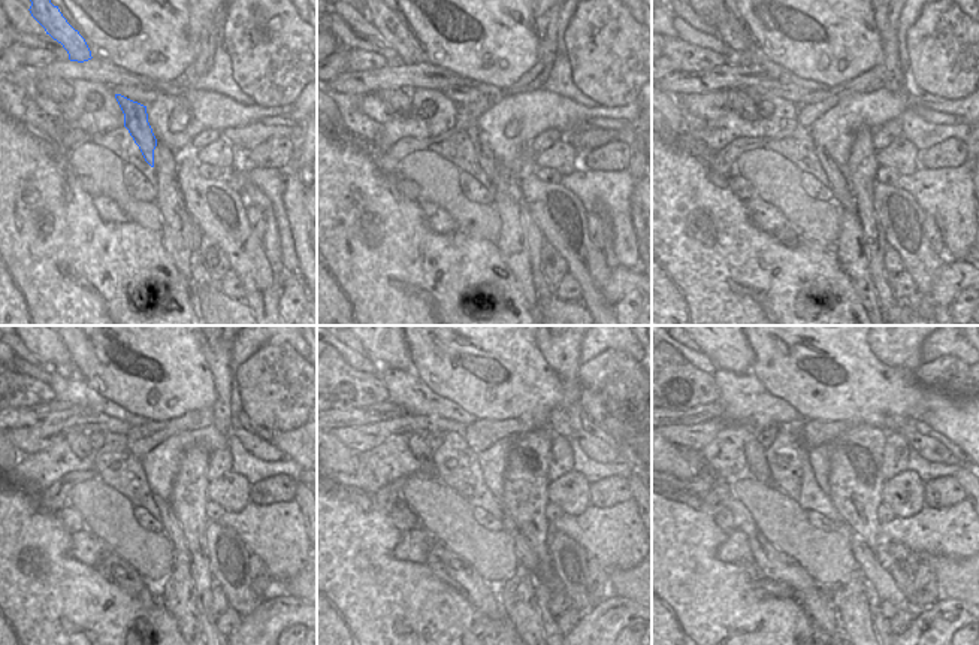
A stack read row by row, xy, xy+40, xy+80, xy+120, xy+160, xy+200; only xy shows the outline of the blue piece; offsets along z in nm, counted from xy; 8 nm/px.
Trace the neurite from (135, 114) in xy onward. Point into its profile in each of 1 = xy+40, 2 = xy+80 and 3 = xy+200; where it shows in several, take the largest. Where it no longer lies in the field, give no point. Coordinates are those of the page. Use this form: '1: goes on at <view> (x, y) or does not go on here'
1: goes on at xy+40 (489, 163)
2: goes on at xy+80 (839, 184)
3: goes on at xy+200 (881, 581)

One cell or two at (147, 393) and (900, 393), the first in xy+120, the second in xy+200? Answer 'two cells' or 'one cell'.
one cell

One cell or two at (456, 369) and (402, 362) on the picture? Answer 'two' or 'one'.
two

